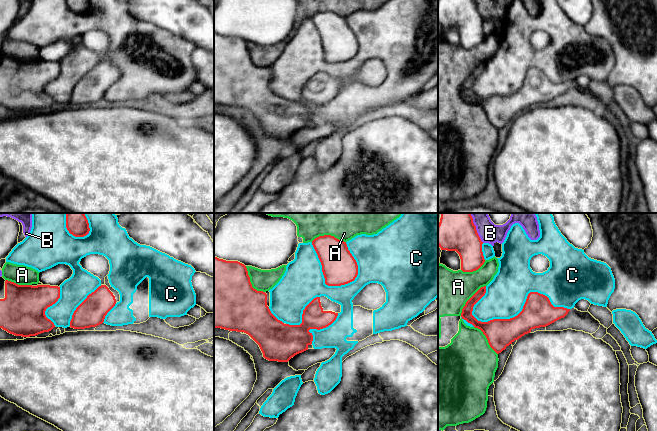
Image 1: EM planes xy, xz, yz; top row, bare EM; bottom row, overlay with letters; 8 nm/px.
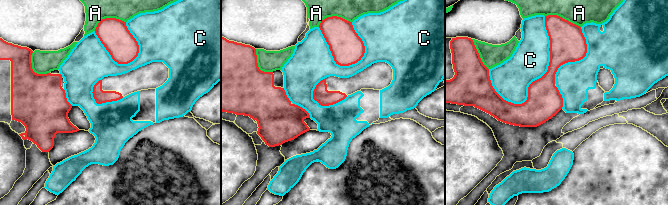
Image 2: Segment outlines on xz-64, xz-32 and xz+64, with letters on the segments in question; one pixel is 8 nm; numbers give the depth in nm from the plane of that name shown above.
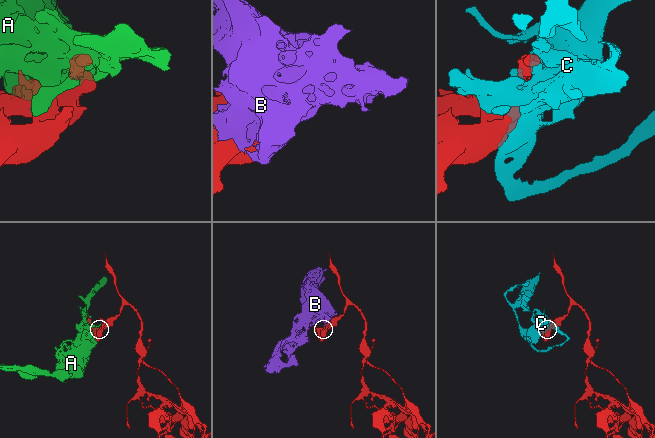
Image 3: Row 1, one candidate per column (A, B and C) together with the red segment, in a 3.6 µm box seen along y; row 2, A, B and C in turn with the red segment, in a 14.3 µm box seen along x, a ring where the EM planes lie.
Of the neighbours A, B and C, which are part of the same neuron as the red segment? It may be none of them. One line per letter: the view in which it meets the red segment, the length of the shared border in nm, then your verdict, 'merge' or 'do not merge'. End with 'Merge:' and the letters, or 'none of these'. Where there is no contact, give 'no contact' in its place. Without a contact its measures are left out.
A: xz | 280 nm | do not merge
B: yz | 170 nm | do not merge
C: yz | 800 nm | do not merge
Merge: none of these

